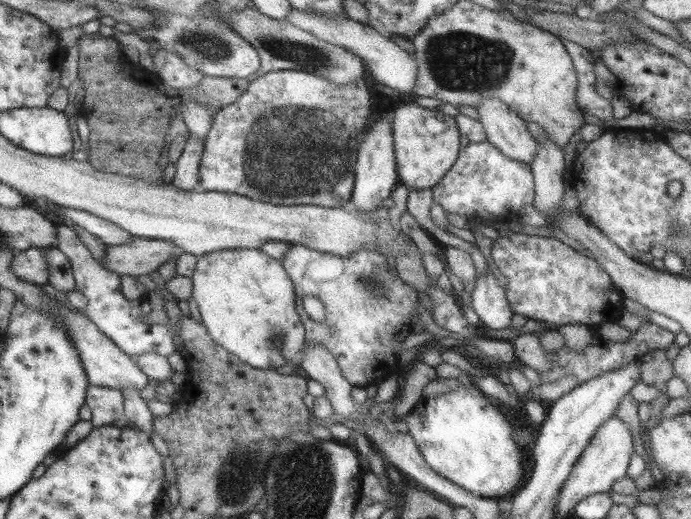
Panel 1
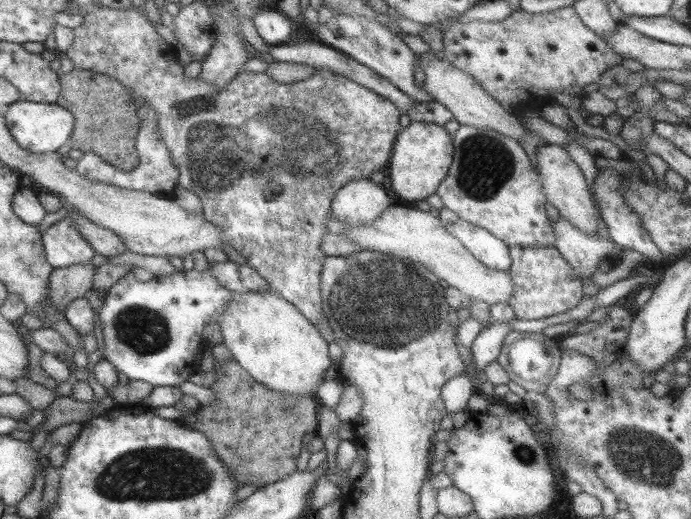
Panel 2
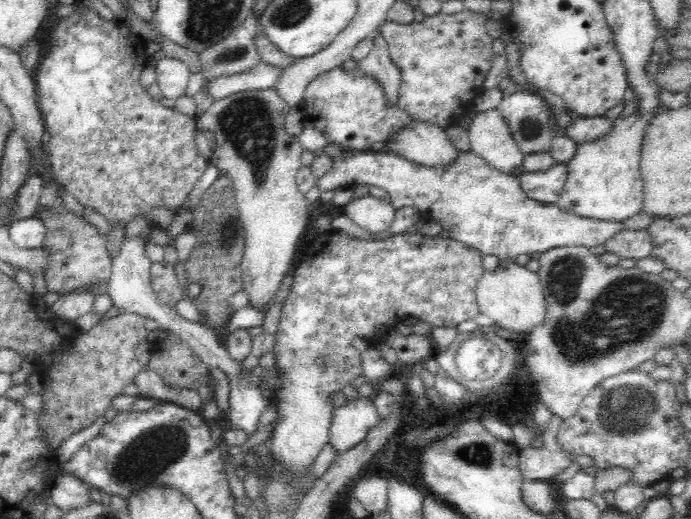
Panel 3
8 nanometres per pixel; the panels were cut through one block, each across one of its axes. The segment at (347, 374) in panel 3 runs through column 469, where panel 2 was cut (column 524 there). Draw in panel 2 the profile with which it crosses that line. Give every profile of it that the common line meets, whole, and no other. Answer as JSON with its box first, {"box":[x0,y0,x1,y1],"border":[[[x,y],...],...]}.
{"box":[508,246,583,319],"border":[[[512,246],[508,250],[511,260],[509,276],[513,282],[509,304],[515,311],[515,319],[549,318],[568,311],[581,301],[583,297],[581,279],[554,246]]]}

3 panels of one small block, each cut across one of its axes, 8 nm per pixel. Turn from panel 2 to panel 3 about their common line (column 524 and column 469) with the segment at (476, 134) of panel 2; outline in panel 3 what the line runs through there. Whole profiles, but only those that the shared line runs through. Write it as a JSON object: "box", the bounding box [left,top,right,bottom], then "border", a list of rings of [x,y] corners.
{"box":[317,142,625,261],"border":[[[328,142],[322,152],[332,159],[332,168],[317,180],[322,192],[334,191],[336,188],[354,187],[356,185],[372,185],[382,188],[391,198],[394,208],[413,206],[418,210],[422,220],[435,220],[442,224],[444,230],[450,232],[449,237],[467,244],[483,255],[497,256],[500,261],[510,261],[520,254],[537,255],[551,248],[560,246],[598,246],[610,240],[625,228],[624,223],[607,220],[589,219],[564,212],[558,205],[546,205],[526,197],[521,190],[520,180],[511,174],[492,169],[480,156],[472,151],[459,153],[459,157],[451,164],[435,168],[424,167],[400,155],[384,151],[348,151],[335,142]]]}

